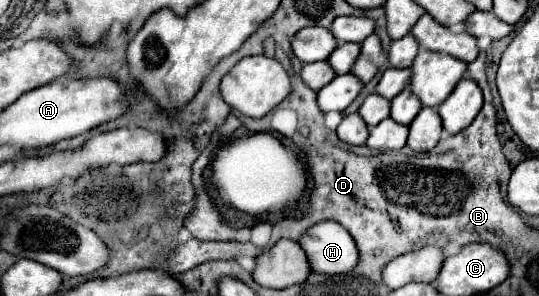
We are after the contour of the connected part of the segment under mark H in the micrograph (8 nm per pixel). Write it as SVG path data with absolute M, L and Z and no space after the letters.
M324 220L308 228L298 244L306 252L310 270L314 272L344 274L358 264L358 248L352 236L334 220Z

